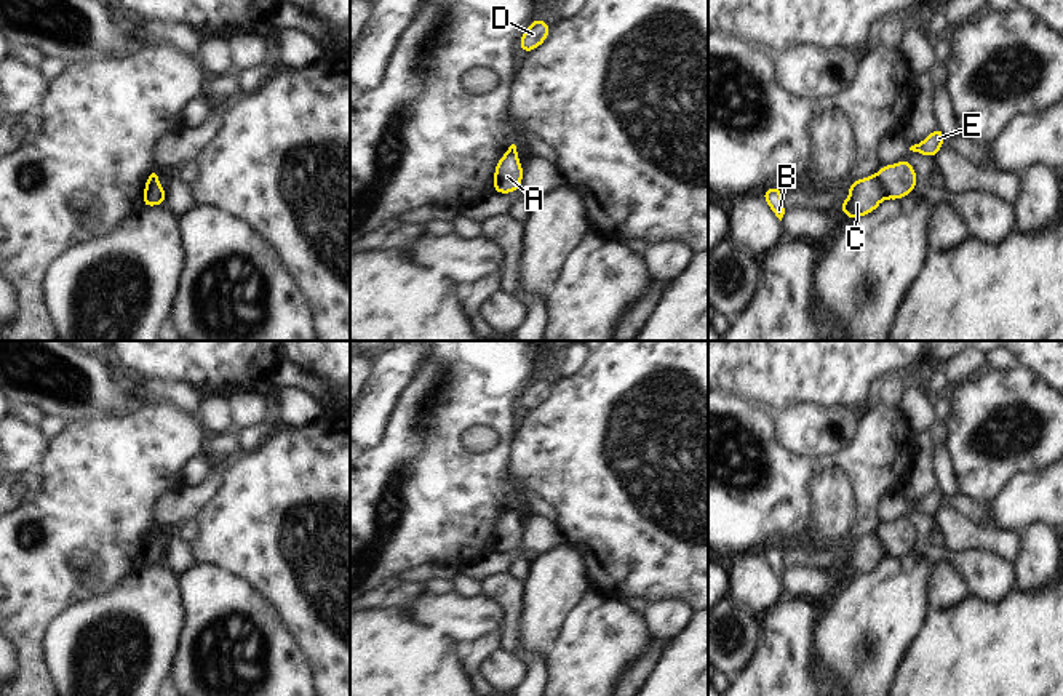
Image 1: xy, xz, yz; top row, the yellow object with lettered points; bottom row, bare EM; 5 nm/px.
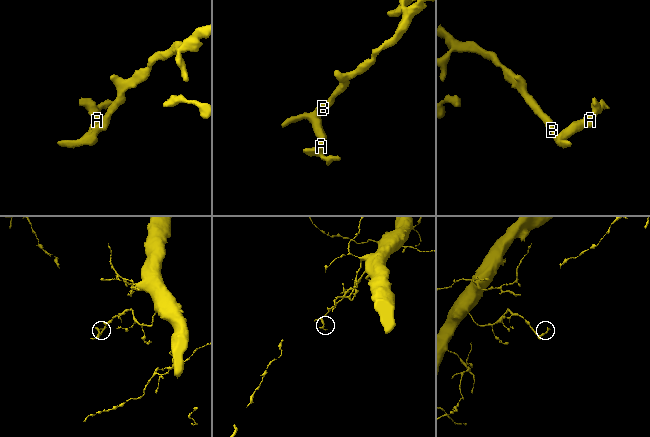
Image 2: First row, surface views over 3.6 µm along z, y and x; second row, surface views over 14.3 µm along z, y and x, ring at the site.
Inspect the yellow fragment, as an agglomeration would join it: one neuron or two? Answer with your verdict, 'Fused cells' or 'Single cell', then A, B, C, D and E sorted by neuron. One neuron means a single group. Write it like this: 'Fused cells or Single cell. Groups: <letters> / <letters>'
Fused cells. Groups: A E / B C D.

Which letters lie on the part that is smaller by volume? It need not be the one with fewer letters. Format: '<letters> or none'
A, E.

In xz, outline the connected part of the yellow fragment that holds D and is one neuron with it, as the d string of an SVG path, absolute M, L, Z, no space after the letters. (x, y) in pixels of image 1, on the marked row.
M540 18L534 19L520 38L521 51L528 53L539 48L547 40L548 34L550 26Z

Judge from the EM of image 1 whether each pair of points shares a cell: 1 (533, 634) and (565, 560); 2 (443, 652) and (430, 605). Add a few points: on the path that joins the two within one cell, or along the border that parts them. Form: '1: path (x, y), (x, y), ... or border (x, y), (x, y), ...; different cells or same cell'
1: path (541, 616), (557, 578); same cell
2: border (406, 608), (411, 618), (438, 629), (456, 642); different cells

